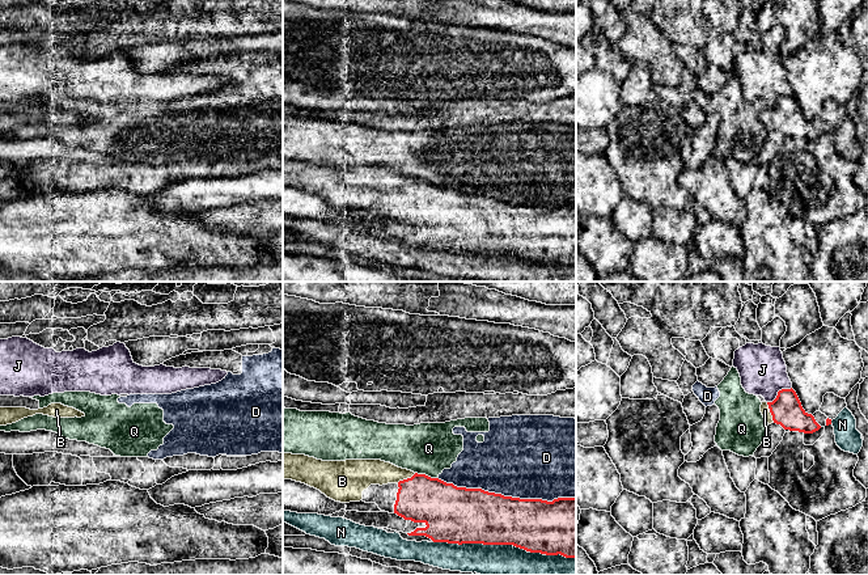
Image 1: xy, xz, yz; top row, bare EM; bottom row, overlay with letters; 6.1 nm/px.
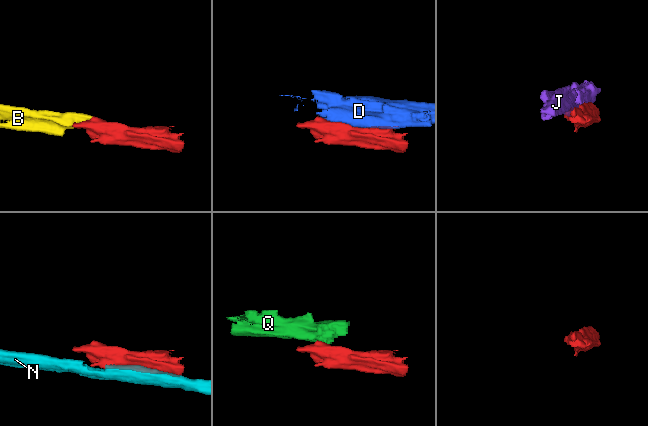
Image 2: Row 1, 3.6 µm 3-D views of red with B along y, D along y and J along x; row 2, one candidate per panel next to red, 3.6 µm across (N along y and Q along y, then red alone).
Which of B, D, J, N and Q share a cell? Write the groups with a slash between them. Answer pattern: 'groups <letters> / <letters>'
groups B / D Q / J / N

